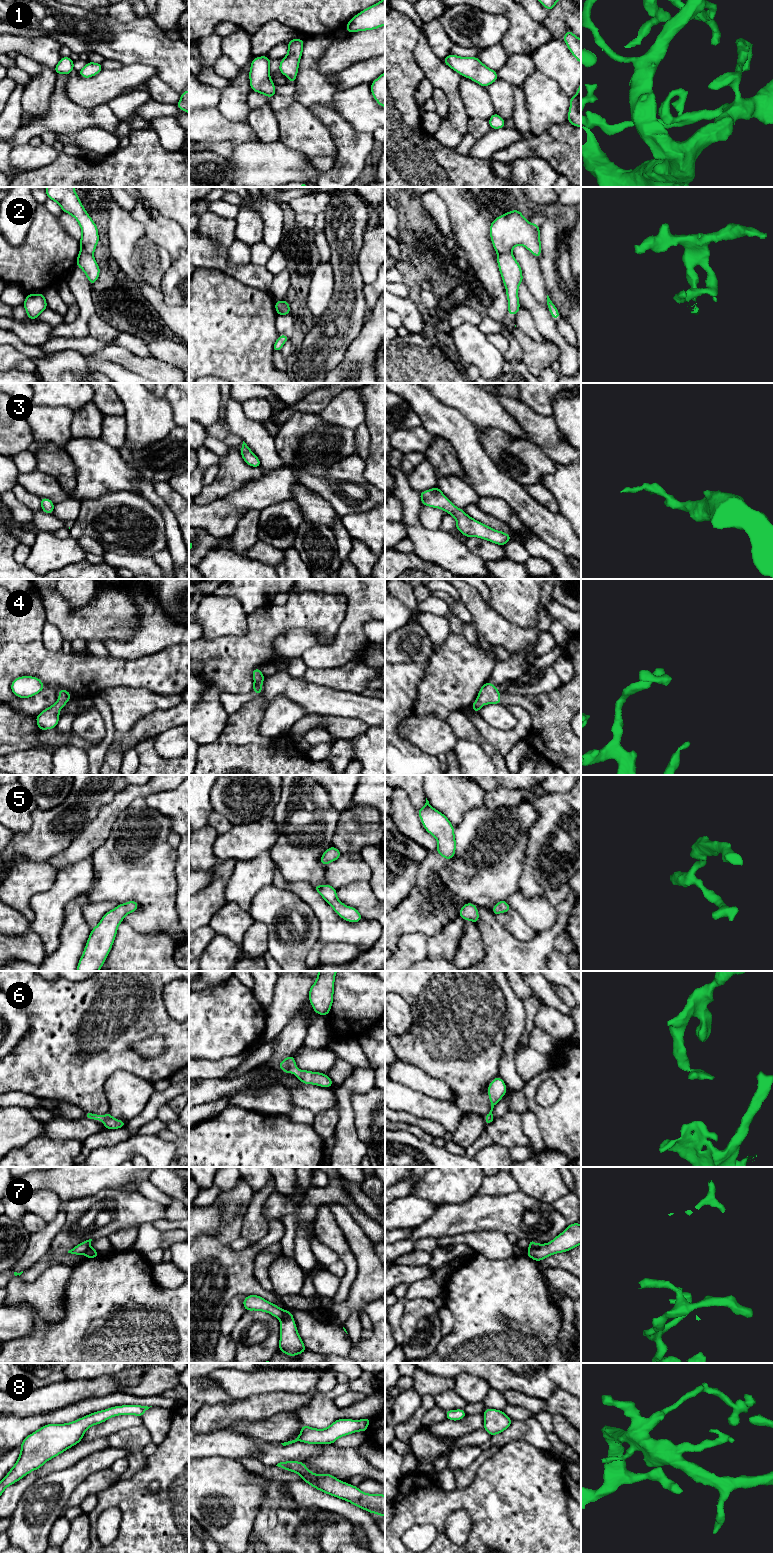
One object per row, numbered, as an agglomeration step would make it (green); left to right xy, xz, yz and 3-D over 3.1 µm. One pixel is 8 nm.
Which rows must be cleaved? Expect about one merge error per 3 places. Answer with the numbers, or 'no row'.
2, 7

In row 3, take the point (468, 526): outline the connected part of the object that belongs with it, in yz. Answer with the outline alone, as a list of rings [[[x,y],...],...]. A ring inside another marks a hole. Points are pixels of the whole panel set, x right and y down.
[[[438,487],[420,492],[420,498],[423,505],[439,508],[451,514],[456,519],[456,529],[467,538],[475,536],[501,546],[512,540],[507,533],[492,529],[468,516],[463,509],[457,508]]]

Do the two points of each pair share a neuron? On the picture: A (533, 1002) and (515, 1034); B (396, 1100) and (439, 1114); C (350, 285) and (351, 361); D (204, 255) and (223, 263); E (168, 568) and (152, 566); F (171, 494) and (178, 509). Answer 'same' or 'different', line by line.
A: different
B: same
C: different
D: same
E: different
F: same

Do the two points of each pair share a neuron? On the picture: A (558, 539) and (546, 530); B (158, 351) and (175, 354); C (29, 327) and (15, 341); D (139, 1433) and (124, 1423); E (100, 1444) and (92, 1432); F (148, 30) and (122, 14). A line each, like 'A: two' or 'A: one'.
A: one
B: one
C: two
D: two
E: two
F: two

